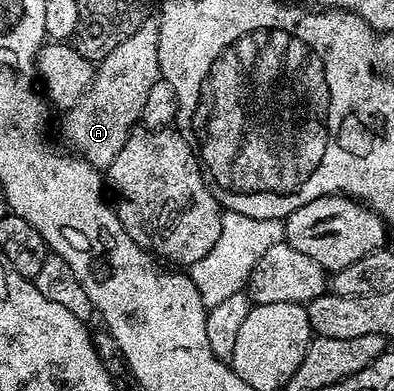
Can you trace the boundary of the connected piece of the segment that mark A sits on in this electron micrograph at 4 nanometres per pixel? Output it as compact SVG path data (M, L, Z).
M148 17L135 33L130 34L121 45L117 45L108 56L97 63L95 77L89 89L65 112L59 131L63 139L79 158L89 161L89 165L106 169L121 153L121 145L129 141L131 132L143 118L145 100L149 89L161 78L157 41L159 40L158 18Z

